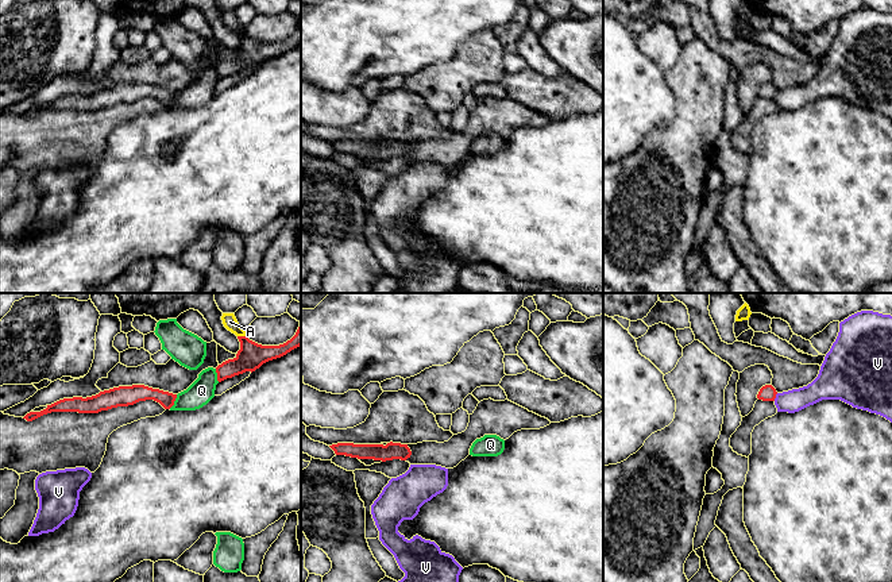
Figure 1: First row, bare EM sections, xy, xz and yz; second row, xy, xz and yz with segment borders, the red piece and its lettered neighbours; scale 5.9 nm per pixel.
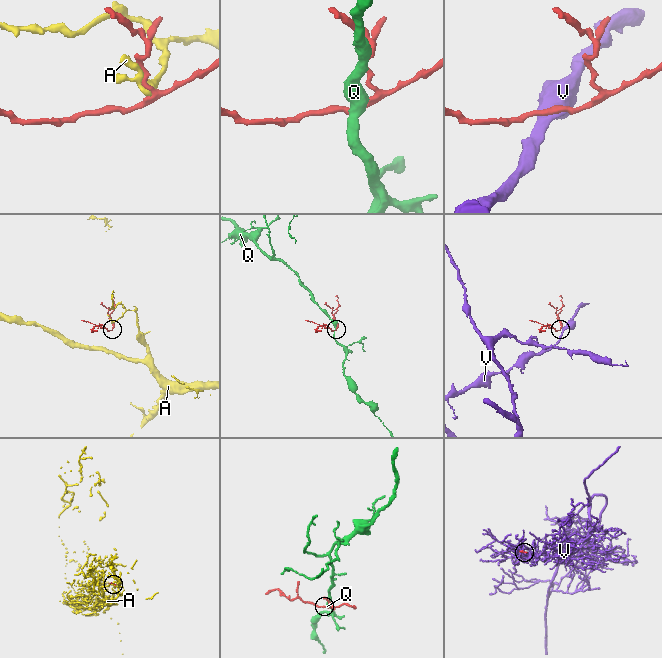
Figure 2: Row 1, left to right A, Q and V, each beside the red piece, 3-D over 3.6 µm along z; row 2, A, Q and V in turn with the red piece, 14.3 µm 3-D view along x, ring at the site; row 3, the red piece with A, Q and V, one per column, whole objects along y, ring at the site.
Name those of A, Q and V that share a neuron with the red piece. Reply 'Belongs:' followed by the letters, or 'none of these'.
Belongs: none of these

